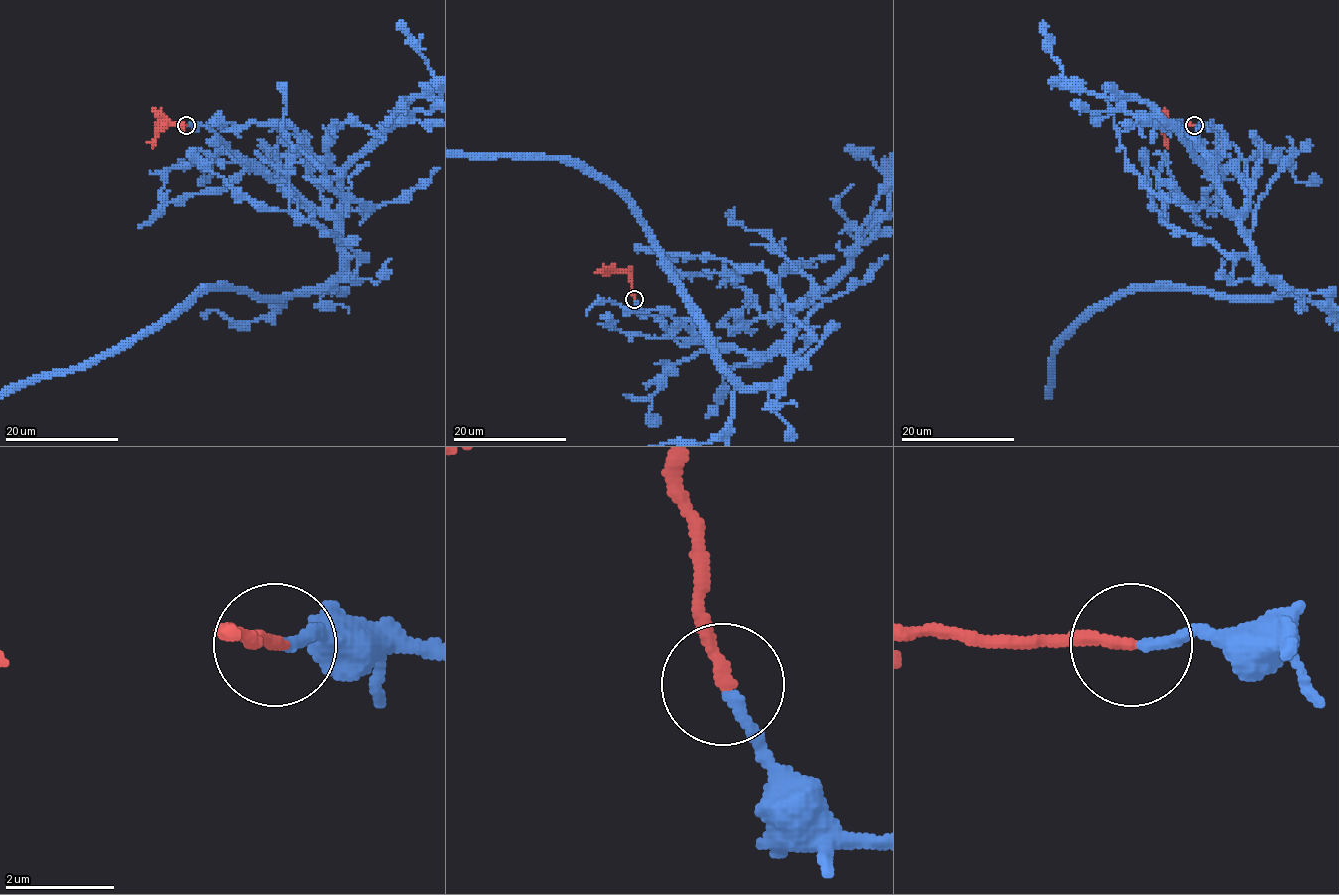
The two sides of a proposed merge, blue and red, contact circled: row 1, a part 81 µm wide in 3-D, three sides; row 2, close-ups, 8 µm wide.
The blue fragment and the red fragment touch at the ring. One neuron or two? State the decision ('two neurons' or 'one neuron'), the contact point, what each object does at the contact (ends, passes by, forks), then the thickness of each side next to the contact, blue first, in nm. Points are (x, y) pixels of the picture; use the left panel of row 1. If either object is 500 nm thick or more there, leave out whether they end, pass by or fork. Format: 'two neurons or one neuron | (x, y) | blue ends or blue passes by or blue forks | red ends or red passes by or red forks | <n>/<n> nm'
one neuron | (186, 125) | blue ends | red ends | 200/240 nm

